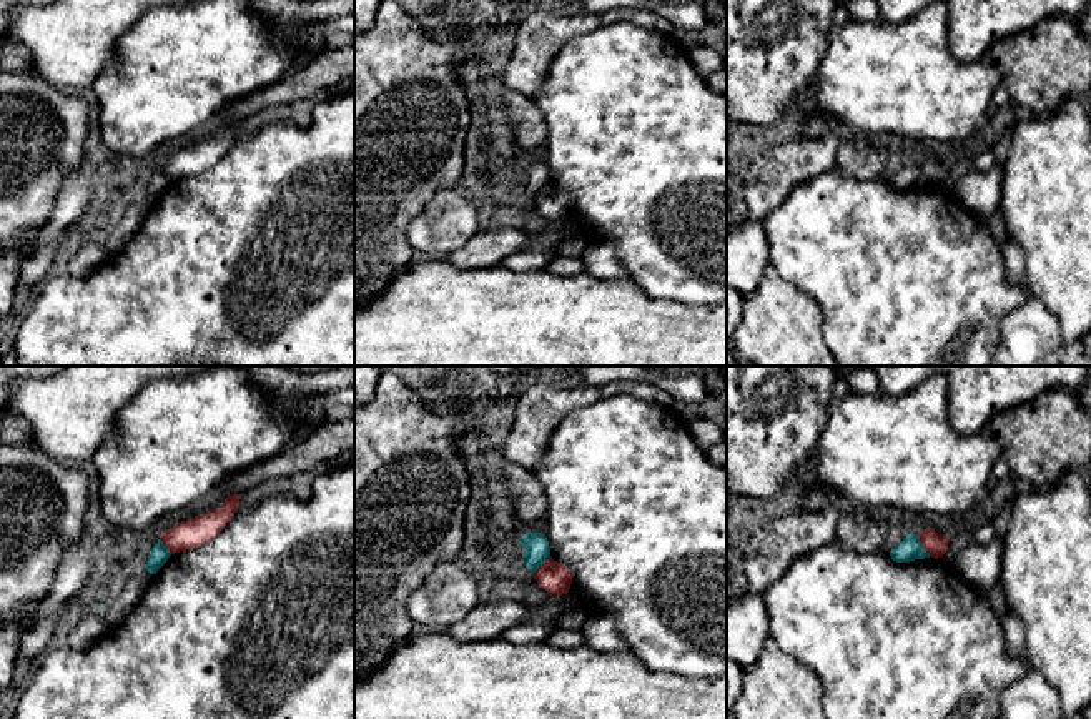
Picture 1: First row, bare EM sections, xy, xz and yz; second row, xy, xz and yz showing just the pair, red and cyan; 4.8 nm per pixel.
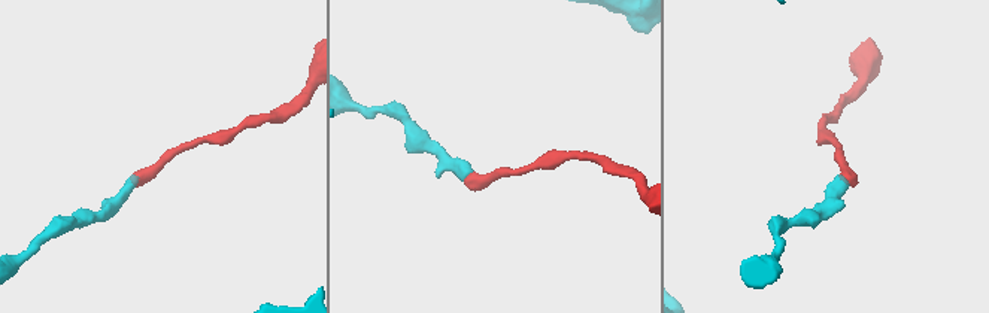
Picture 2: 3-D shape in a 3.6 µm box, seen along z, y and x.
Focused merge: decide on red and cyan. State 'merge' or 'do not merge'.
do not merge

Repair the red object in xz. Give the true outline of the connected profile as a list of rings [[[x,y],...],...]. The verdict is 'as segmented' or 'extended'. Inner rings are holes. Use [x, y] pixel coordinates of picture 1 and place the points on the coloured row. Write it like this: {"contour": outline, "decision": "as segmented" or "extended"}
{"contour": [[[547,558],[532,576],[550,594],[567,594],[572,584],[572,571],[552,558]]], "decision": "as segmented"}

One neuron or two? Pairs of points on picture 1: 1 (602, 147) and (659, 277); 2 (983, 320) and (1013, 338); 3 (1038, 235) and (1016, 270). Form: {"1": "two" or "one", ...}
{"1": "one", "2": "two", "3": "two"}

